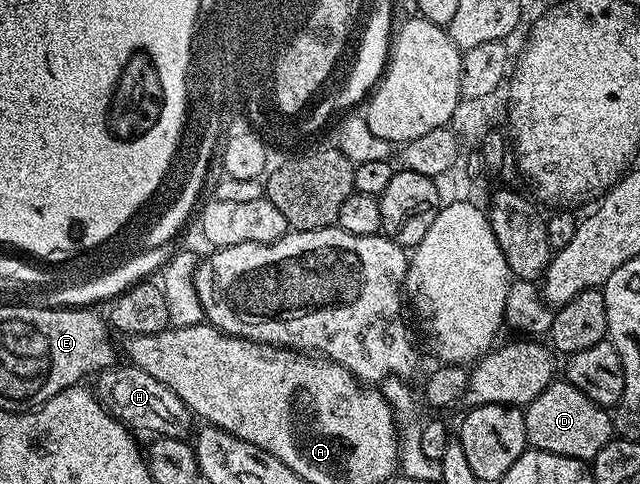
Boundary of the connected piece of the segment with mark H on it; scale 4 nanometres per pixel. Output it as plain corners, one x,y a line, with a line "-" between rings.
118,363
113,368
96,374
96,381
95,392
98,401
108,409
110,415
116,417
122,425
130,430
142,429
143,432
149,433
148,435
158,437
185,439
190,436
191,430
194,428
194,414
183,403
183,399
179,399
179,395
175,395
175,391
171,391
171,387
167,387
159,379
147,375
147,371
136,369
131,363

